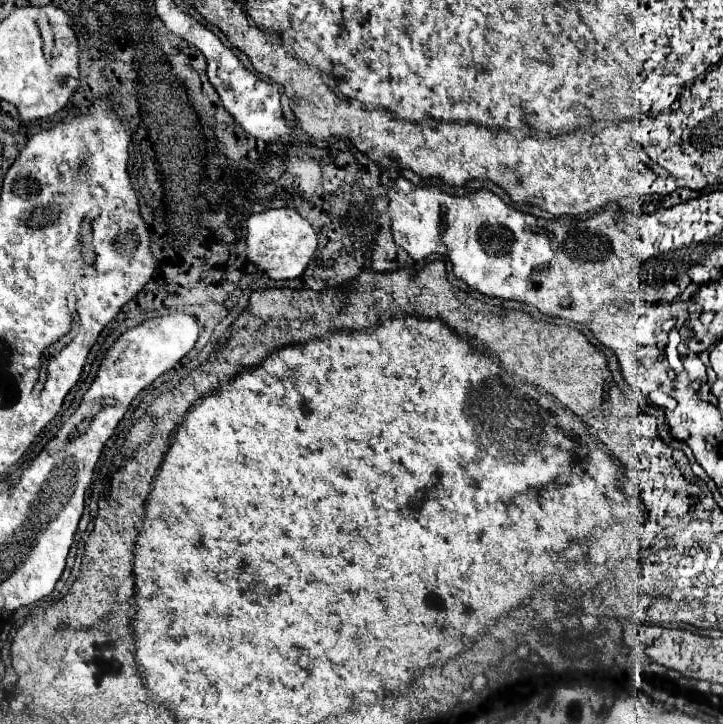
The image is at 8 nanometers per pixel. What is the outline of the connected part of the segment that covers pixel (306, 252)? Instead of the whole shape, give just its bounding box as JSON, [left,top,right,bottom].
[247,208,317,280]

